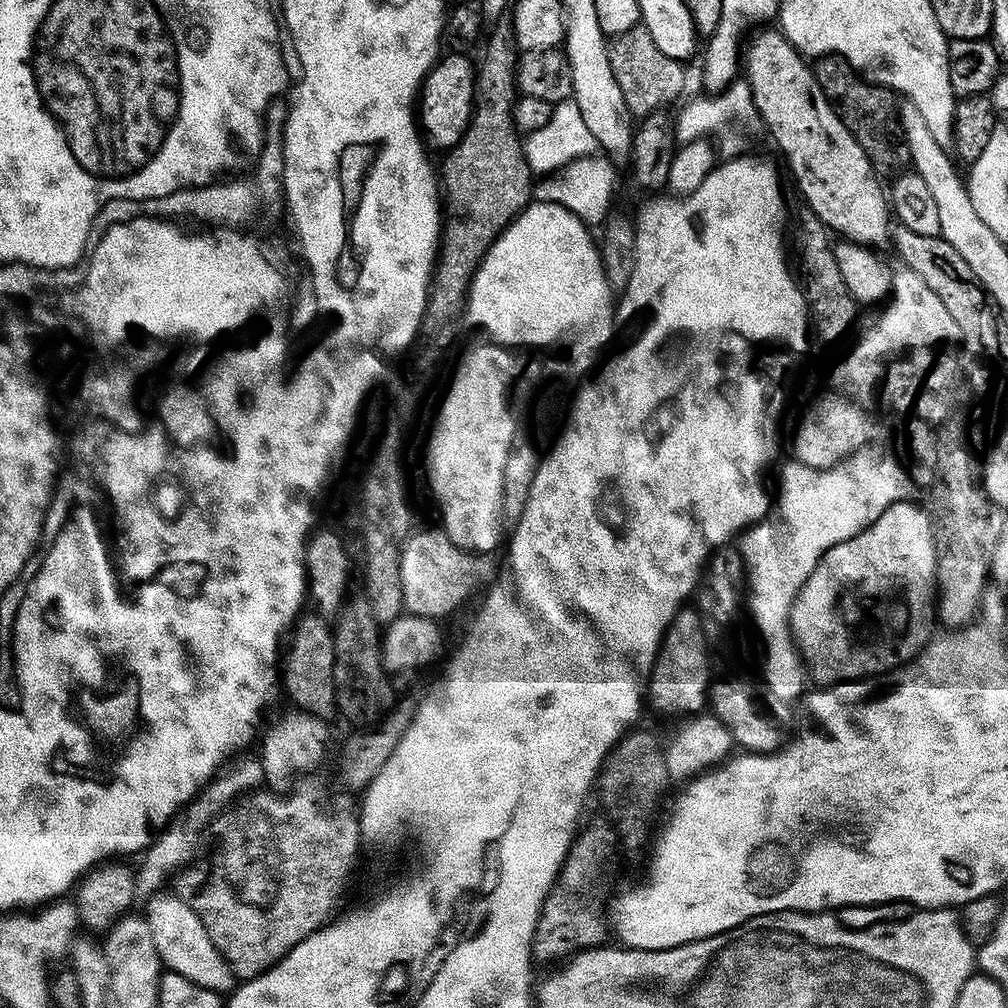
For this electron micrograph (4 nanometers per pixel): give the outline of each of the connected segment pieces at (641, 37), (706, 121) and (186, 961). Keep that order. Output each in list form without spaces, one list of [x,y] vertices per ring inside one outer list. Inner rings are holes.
[[[636,25],[622,35],[617,35],[609,47],[611,68],[622,90],[626,104],[633,115],[645,116],[665,107],[684,90],[686,74],[681,61],[676,61],[658,50],[647,29]]]
[[[738,78],[720,93],[703,94],[692,99],[675,117],[675,137],[679,143],[692,142],[716,136],[728,144],[735,140],[737,149],[744,150],[752,138],[763,133],[763,120],[753,98],[747,79]]]
[[[157,894],[147,901],[148,933],[154,938],[156,952],[171,971],[211,992],[228,994],[233,991],[234,977],[228,963],[220,957],[220,951],[210,942],[204,923],[198,918],[187,899]],[[233,983],[233,984],[232,984]]]

